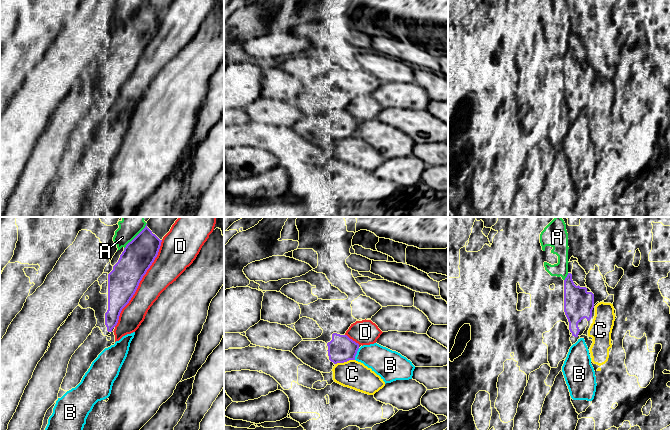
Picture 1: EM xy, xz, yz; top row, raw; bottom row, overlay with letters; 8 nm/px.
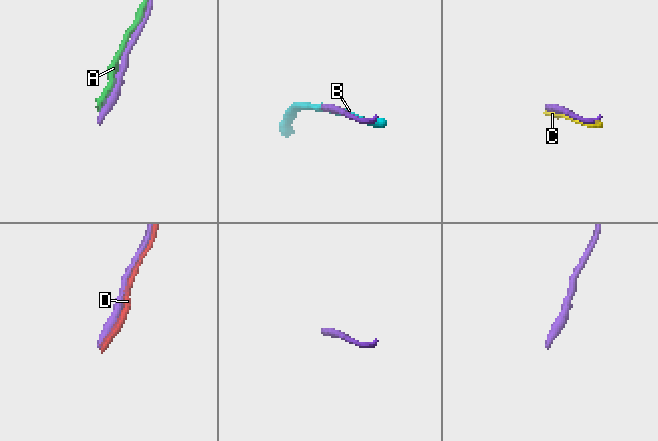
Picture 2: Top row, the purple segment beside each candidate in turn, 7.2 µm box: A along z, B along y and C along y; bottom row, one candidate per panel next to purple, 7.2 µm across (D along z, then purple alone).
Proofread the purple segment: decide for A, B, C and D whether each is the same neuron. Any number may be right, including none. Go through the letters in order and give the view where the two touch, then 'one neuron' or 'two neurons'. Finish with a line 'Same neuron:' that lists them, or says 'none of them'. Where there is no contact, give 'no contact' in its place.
A: xy | two neurons
B: xz | two neurons
C: xz | two neurons
D: xy | two neurons
Same neuron: none of them

